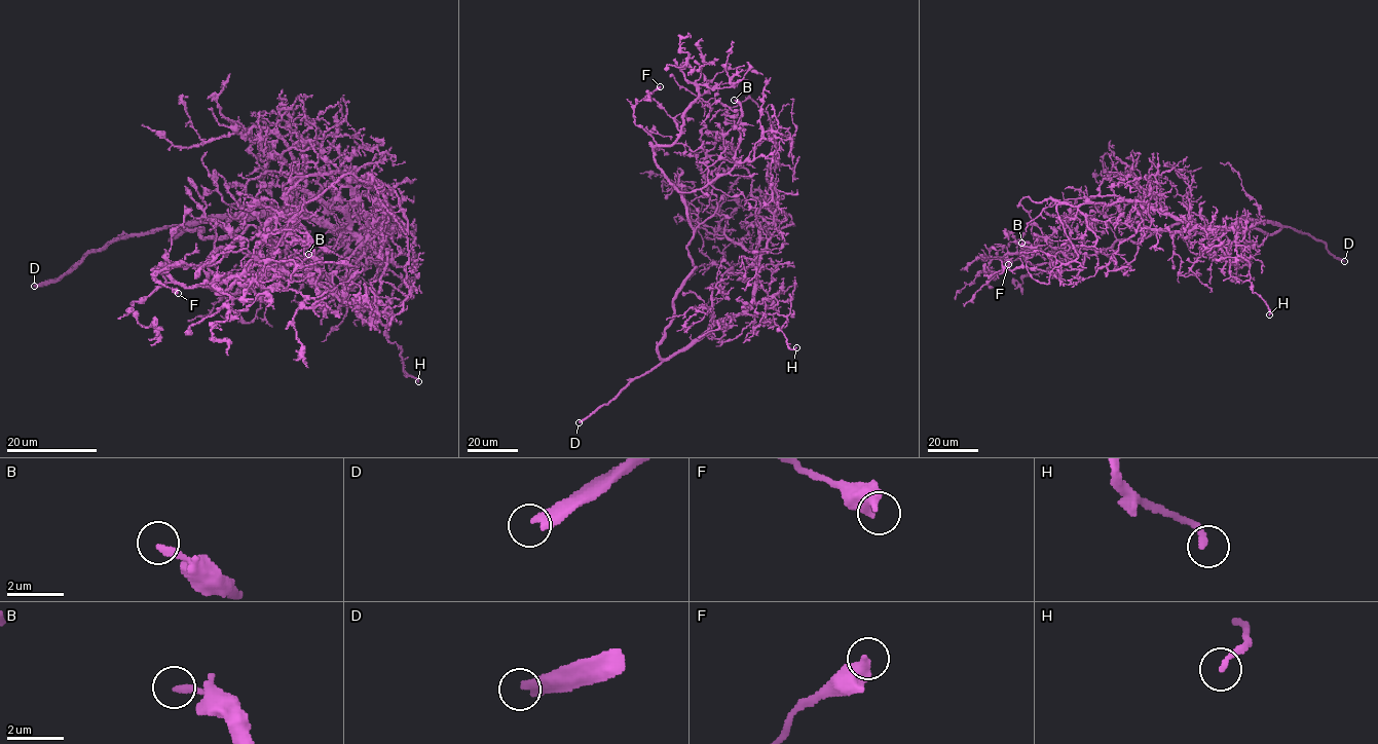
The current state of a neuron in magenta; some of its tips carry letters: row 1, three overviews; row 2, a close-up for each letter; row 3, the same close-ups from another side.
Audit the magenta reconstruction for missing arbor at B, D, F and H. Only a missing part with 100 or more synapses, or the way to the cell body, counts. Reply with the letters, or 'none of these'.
D

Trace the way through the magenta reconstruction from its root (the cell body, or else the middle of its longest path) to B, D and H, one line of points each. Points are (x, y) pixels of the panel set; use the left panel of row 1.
B: (261, 174), (246, 184), (246, 229), (209, 268), (254, 280), (262, 265), (321, 262), (308, 254)
D: (261, 174), (246, 184), (238, 235), (225, 225), (238, 213), (225, 236), (131, 233), (34, 286)
H: (261, 174), (282, 173), (337, 207), (347, 223), (329, 228), (402, 278), (388, 304), (387, 340), (418, 381)

